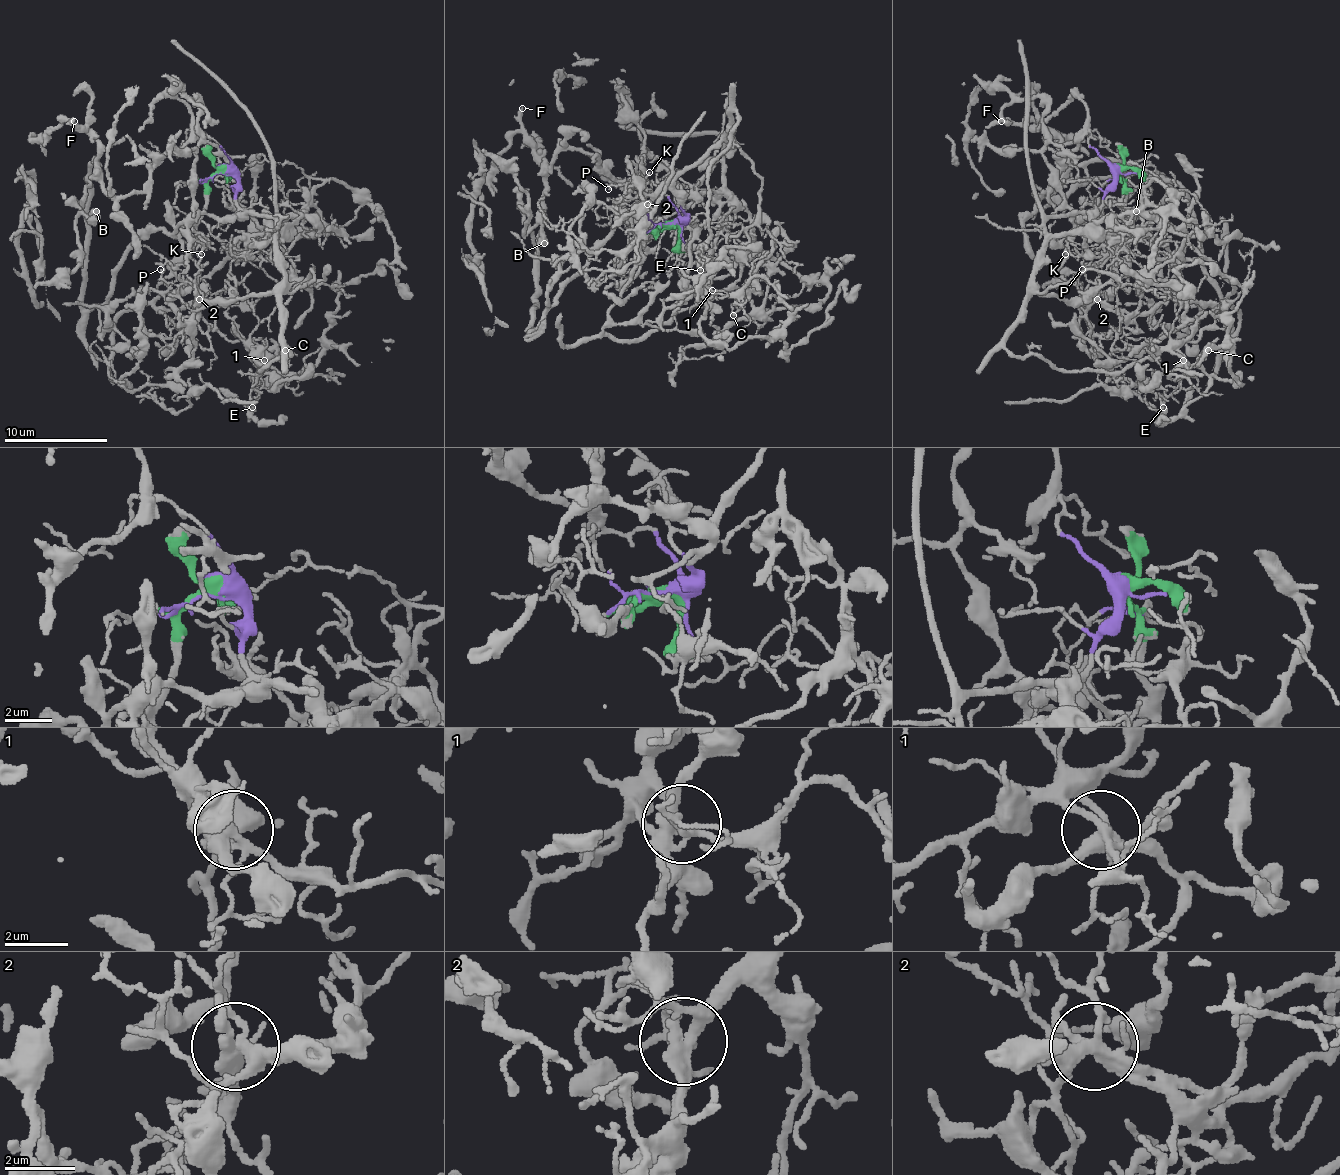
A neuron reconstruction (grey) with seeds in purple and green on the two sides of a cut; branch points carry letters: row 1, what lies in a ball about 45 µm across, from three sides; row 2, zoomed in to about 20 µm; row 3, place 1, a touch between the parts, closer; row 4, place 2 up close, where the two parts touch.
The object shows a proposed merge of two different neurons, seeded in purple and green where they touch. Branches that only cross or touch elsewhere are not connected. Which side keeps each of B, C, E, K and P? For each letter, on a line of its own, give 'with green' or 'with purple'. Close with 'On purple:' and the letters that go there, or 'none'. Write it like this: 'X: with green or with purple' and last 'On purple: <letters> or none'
B: with green
C: with purple
E: with purple
K: with purple
P: with purple
On purple: C, E, K, P

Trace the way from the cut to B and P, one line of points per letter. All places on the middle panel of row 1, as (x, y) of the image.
B: (673, 220), (647, 236), (622, 220), (534, 329), (537, 256), (532, 233), (537, 226), (544, 244)
P: (673, 220), (683, 220), (686, 208), (653, 220), (645, 190), (647, 205), (650, 197), (635, 187), (609, 190)

